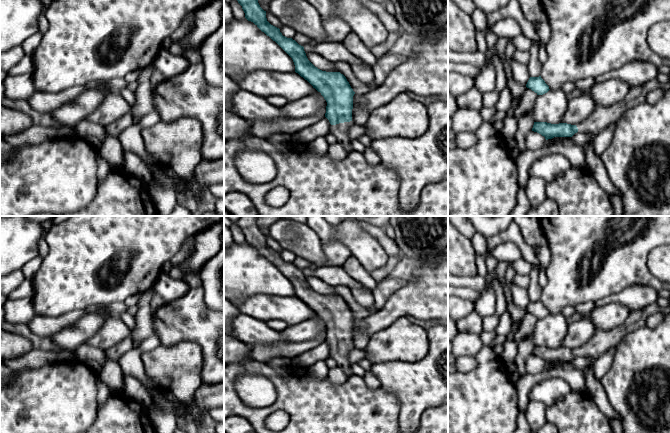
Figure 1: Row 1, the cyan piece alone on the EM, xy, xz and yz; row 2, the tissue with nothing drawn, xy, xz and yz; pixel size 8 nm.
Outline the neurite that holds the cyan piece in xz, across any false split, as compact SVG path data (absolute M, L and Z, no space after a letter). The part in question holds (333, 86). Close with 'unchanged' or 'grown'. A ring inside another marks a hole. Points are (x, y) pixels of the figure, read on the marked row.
M237 0L245 18L275 41L293 60L295 72L307 80L327 102L325 117L329 120L330 132L350 153L353 151L349 128L353 124L352 109L355 92L346 77L340 72L326 72L315 67L307 58L304 47L292 38L282 35L280 29L271 25L258 0Z; grown

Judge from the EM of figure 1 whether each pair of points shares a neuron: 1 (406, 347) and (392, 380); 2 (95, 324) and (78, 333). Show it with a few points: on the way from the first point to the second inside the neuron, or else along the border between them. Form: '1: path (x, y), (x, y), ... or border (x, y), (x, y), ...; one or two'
1: border (423, 357), (417, 361), (385, 360), (377, 363); two
2: path (91, 324), (82, 330); one

